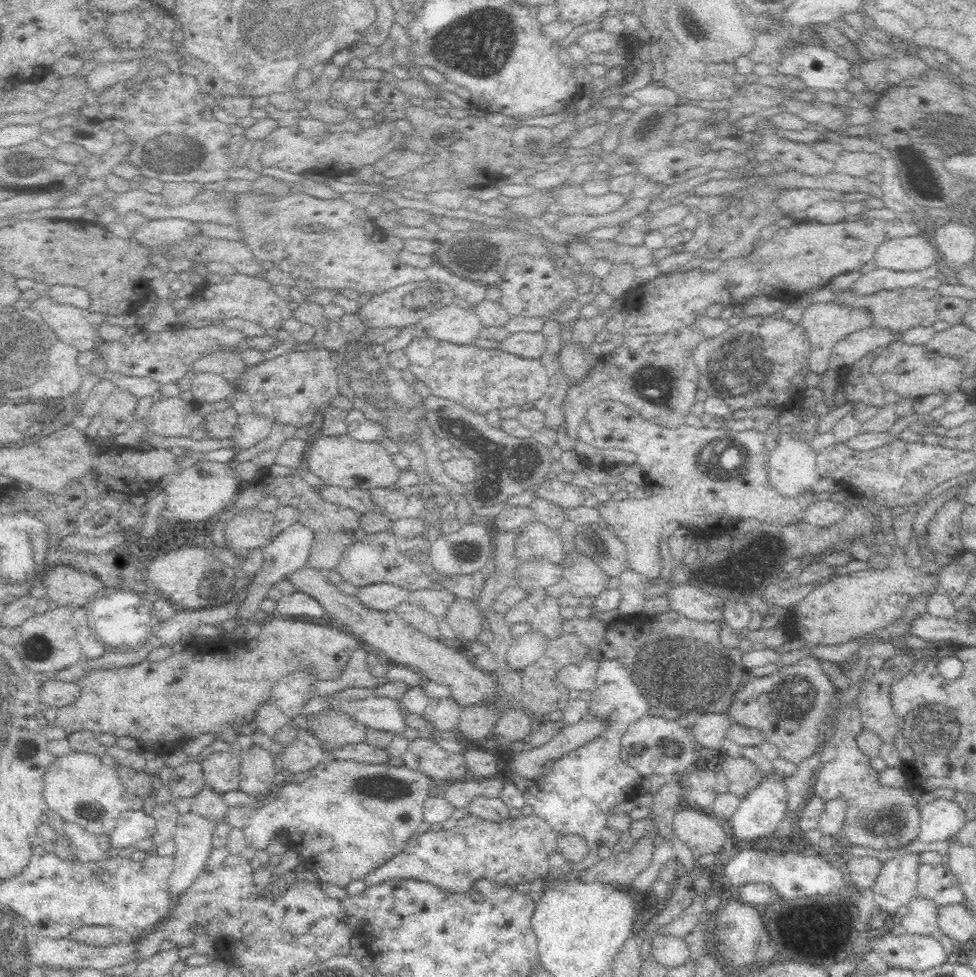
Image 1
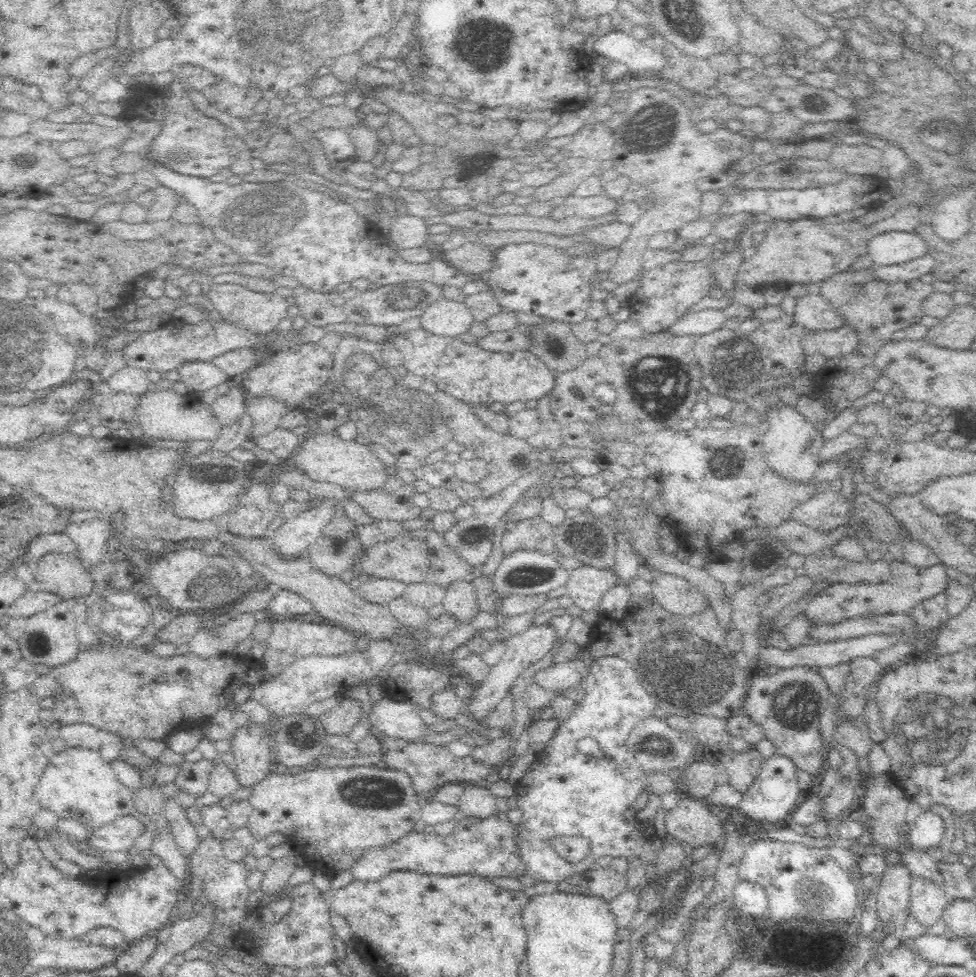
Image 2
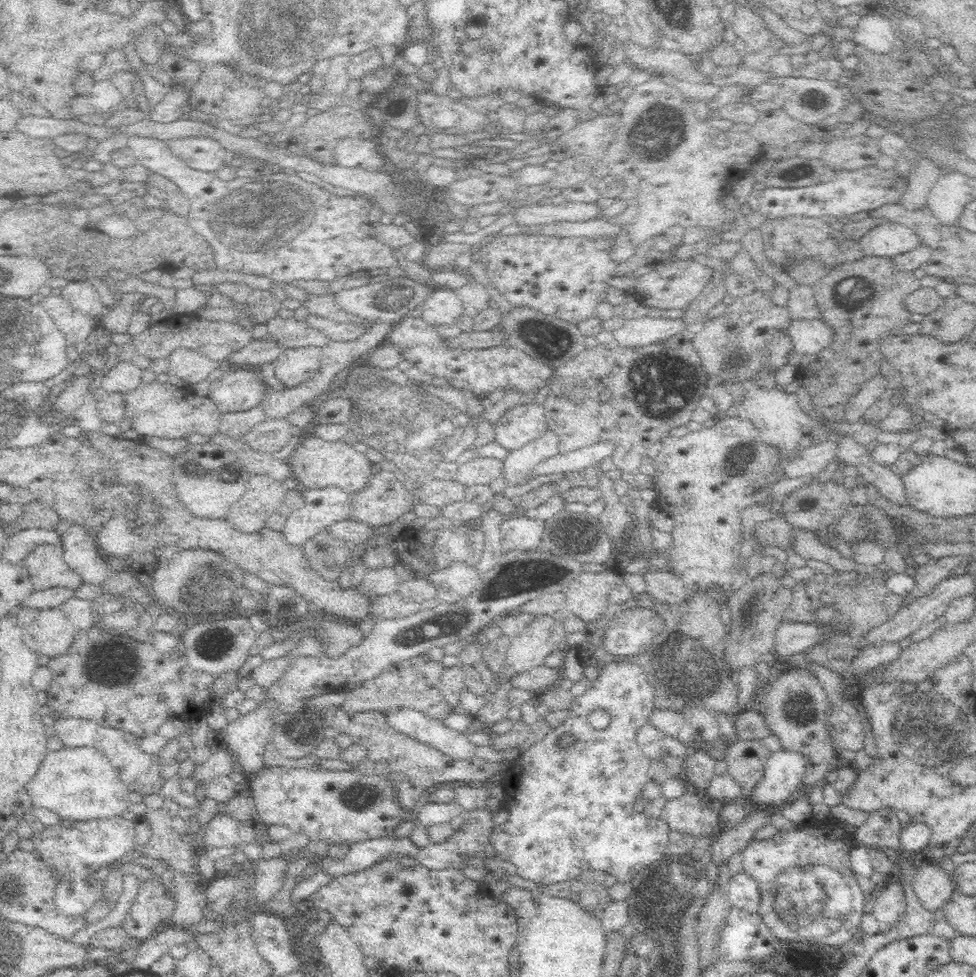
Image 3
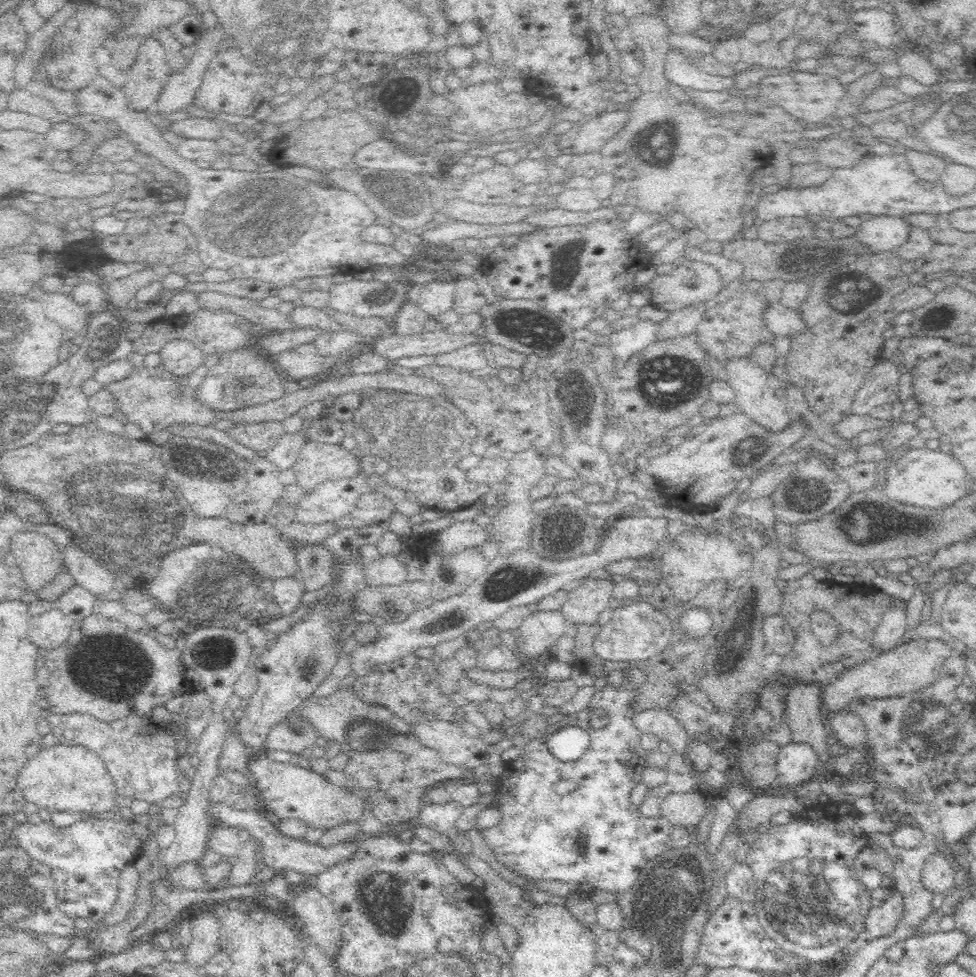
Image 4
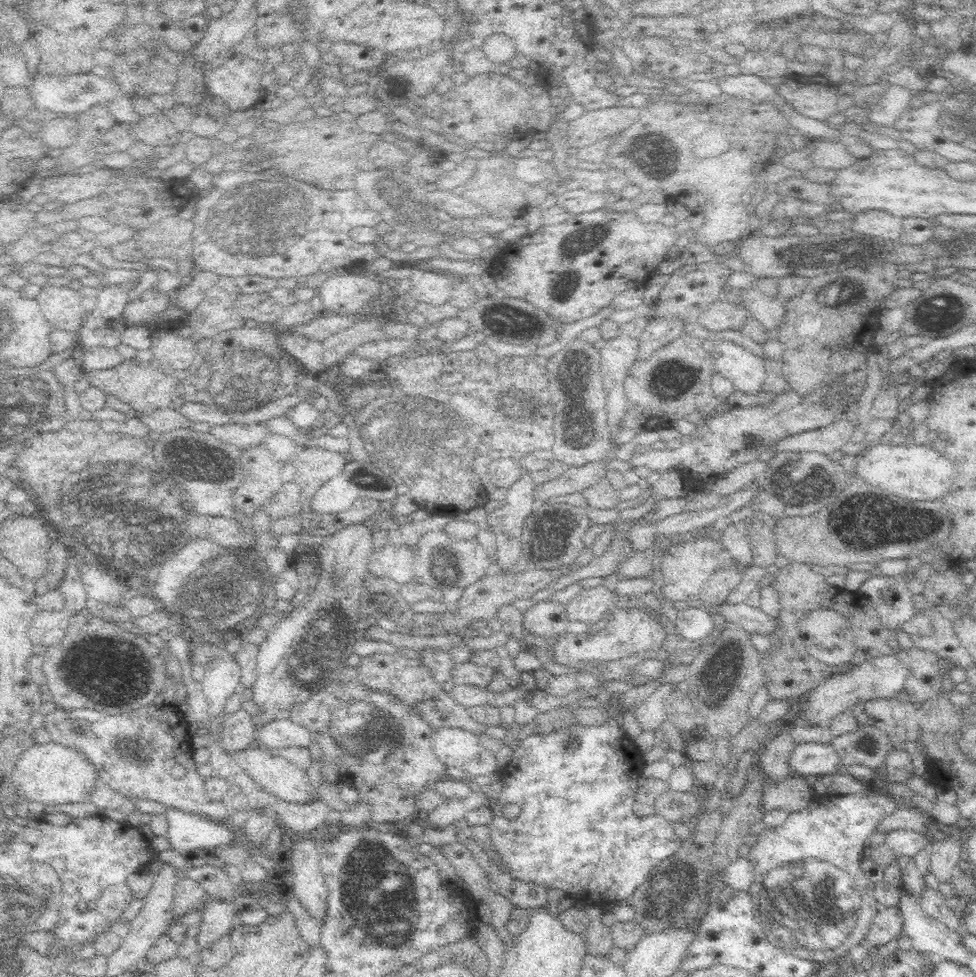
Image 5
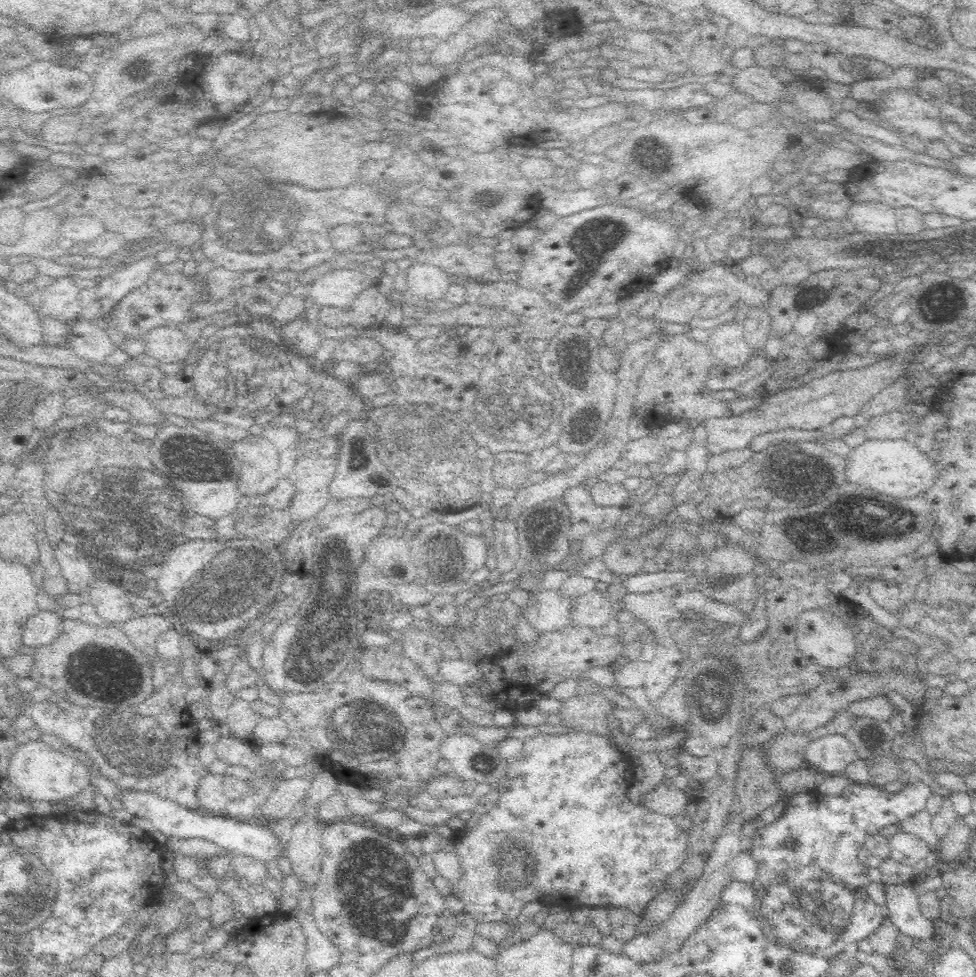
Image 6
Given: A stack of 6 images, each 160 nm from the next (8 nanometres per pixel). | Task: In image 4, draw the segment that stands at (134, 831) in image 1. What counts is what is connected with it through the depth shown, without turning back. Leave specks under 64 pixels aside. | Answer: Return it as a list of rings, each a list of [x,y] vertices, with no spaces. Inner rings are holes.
[[[106,815],[102,816],[89,816],[82,820],[82,822],[74,822],[72,826],[65,827],[57,827],[51,820],[50,822],[42,821],[39,824],[31,824],[30,822],[24,824],[17,824],[12,829],[12,837],[18,840],[18,844],[22,847],[31,857],[35,857],[36,860],[39,860],[41,863],[44,863],[45,866],[48,866],[49,870],[52,871],[52,878],[56,880],[56,900],[58,904],[58,908],[64,912],[66,916],[70,918],[85,918],[87,921],[90,920],[92,925],[97,923],[102,923],[104,918],[112,912],[112,906],[116,904],[116,898],[118,898],[119,893],[119,876],[120,872],[124,870],[124,868],[128,864],[132,864],[130,860],[134,860],[132,856],[138,856],[138,852],[140,852],[140,839],[136,837],[134,834],[133,823],[129,823],[127,821],[116,821],[113,818],[109,818]]]

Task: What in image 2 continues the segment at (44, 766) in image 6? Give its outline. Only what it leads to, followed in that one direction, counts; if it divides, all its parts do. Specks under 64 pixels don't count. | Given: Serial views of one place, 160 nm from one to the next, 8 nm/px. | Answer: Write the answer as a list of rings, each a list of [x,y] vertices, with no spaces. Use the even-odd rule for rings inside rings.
[[[68,747],[49,760],[40,784],[33,788],[33,796],[41,808],[56,812],[60,820],[72,818],[88,828],[100,828],[119,816],[134,813],[132,791],[118,782],[119,778],[110,768],[110,762],[102,760],[100,754],[84,747]]]

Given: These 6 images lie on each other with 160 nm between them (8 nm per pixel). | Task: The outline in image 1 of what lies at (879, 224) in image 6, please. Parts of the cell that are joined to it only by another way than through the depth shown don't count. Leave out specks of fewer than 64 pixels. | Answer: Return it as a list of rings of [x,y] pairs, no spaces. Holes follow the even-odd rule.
[[[905,236],[904,240],[882,242],[875,250],[876,267],[890,270],[922,270],[934,264],[936,252],[922,238]]]

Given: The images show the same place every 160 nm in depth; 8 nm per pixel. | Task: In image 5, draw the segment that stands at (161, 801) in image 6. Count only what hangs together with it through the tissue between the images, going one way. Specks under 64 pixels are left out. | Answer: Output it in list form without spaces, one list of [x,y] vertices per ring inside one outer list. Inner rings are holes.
[[[170,807],[166,808],[164,814],[168,819],[167,837],[171,841],[170,849],[180,854],[196,849],[216,849],[220,844],[228,844],[238,838],[238,834],[224,824],[216,824],[196,814],[186,814]]]

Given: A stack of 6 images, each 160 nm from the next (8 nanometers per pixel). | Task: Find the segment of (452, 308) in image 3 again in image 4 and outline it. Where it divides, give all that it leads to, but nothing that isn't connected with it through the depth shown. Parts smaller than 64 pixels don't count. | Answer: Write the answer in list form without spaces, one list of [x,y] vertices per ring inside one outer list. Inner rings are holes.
[[[426,282],[426,284],[422,284],[418,306],[430,316],[442,314],[452,308],[454,292],[456,292],[456,288],[450,282]]]

